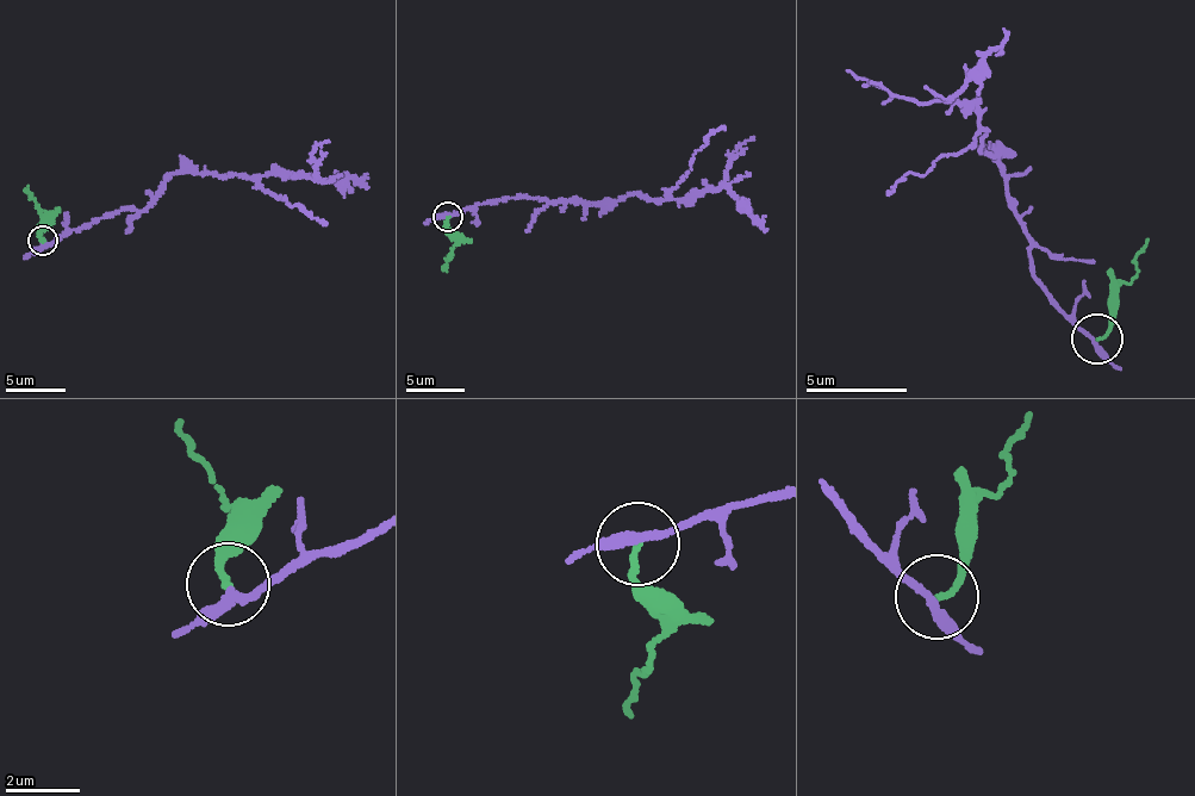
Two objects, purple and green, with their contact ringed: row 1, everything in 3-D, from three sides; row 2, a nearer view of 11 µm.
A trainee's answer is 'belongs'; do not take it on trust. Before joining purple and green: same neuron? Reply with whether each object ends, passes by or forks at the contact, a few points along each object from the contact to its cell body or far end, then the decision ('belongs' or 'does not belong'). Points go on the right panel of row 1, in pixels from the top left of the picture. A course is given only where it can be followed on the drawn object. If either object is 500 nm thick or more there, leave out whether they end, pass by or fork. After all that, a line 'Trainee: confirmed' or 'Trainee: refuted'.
purple passes by; green ends there; purple runs (1099, 340), (1040, 285), (1006, 170), (976, 147), (984, 128), (965, 98), (925, 105), (844, 70); green runs (1099, 340), (1109, 333), (1118, 287), (1137, 274), (1134, 252), (1147, 236); belongs
Trainee: confirmed

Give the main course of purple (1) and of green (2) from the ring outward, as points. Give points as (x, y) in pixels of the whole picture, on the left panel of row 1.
1: (42, 241), (58, 241), (98, 218), (143, 210), (173, 174), (311, 176), (312, 151), (328, 141)
2: (42, 241), (45, 216), (27, 186)

